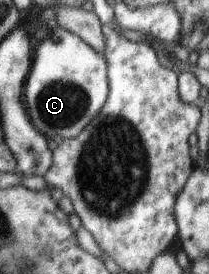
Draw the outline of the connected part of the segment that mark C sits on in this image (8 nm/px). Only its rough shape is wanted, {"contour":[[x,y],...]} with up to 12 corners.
{"contour":[[59,26],[36,45],[25,101],[75,138],[107,101],[107,62]]}

